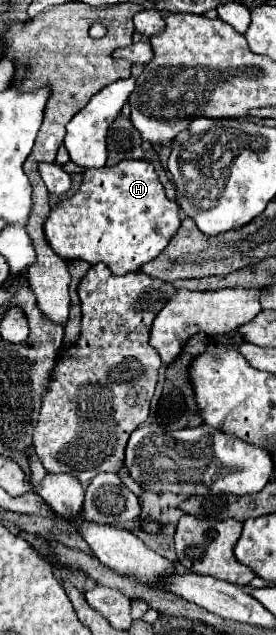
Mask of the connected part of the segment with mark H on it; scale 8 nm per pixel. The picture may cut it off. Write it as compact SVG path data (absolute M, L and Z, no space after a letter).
M125 159L113 167L87 169L79 191L51 209L45 235L65 261L85 259L91 265L103 261L115 275L123 275L157 257L179 223L179 205L167 199L153 165L145 159Z

